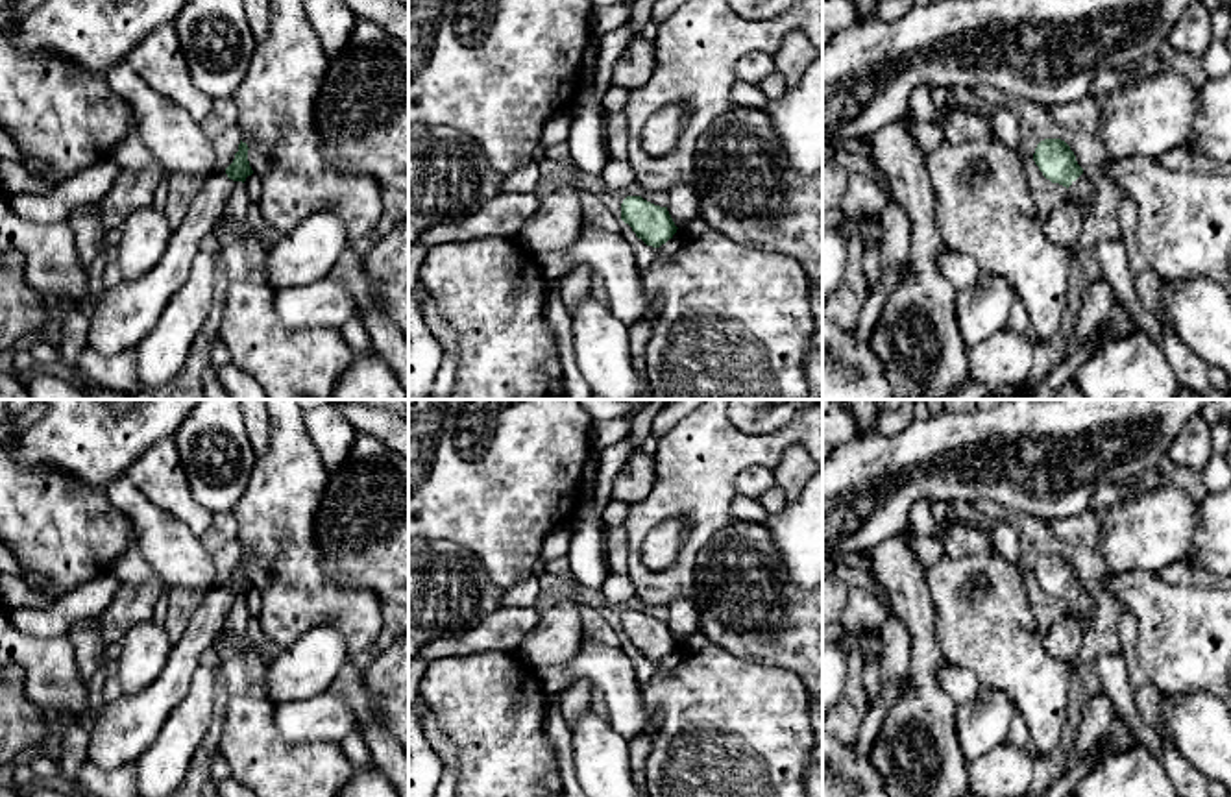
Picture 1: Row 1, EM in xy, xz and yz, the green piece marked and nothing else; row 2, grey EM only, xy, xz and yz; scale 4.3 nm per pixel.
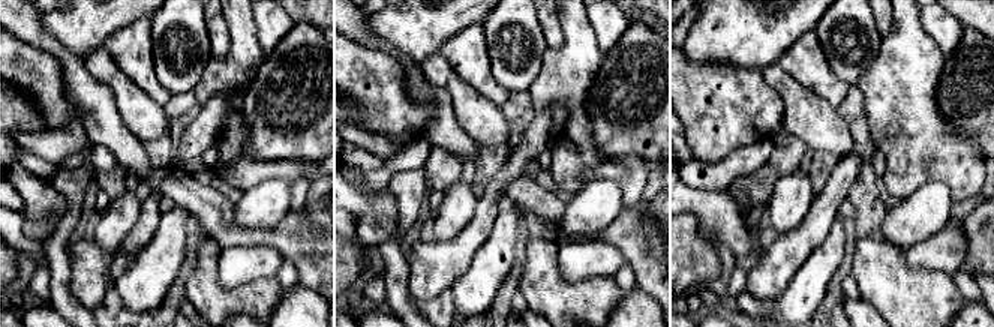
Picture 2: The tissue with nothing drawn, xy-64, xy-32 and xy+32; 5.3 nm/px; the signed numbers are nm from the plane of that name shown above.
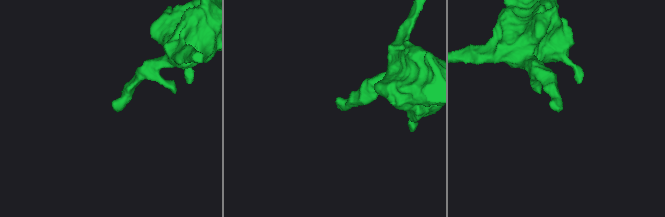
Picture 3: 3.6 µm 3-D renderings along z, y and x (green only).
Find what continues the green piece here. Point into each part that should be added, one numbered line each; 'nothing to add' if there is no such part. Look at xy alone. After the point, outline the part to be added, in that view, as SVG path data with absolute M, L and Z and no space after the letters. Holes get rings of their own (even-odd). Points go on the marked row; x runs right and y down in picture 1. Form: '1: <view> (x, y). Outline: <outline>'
1: xy (124, 315). Outline: M216 170L190 203L183 222L172 229L161 261L140 279L104 290L89 318L89 348L115 357L135 348L157 324L170 298L185 285L200 242L213 233L237 181Z

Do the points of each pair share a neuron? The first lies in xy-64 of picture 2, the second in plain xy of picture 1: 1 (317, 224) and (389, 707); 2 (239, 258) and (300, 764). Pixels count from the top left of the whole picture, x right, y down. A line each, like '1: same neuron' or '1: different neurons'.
1: different neurons
2: different neurons

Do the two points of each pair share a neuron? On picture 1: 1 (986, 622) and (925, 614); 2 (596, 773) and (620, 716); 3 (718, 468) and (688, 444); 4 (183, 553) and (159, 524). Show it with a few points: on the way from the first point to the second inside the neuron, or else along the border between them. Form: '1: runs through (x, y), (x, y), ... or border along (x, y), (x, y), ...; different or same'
1: border along (925, 574), (943, 659); different
2: border along (605, 718), (629, 740); different
3: runs through (710, 461), (701, 452), (695, 452); same
4: runs through (176, 546), (161, 531); same

